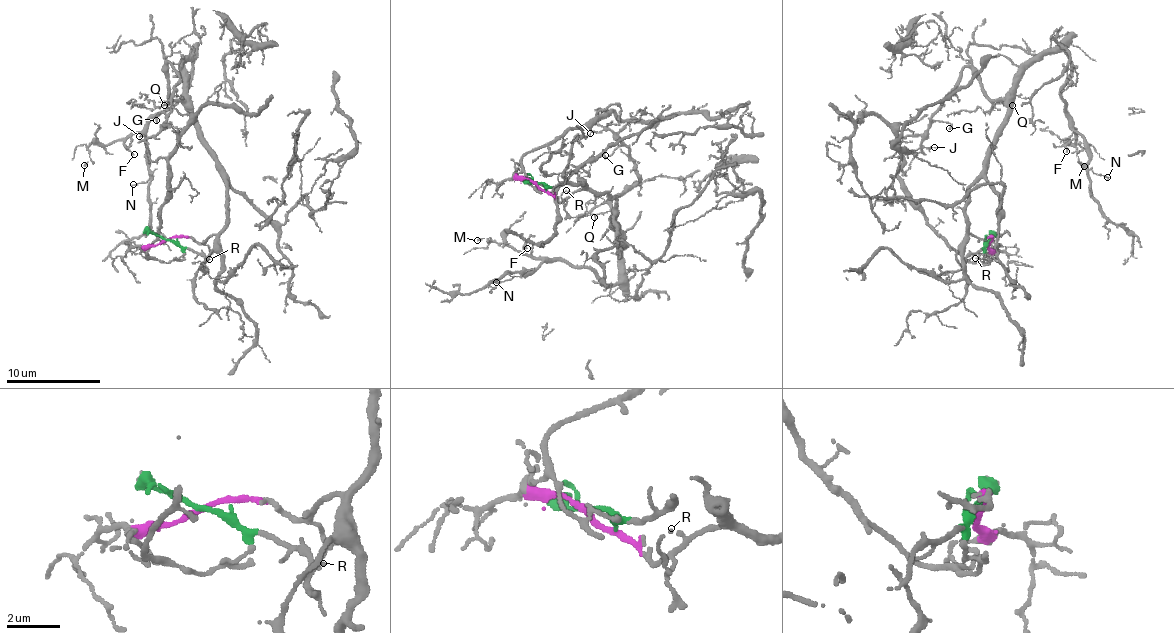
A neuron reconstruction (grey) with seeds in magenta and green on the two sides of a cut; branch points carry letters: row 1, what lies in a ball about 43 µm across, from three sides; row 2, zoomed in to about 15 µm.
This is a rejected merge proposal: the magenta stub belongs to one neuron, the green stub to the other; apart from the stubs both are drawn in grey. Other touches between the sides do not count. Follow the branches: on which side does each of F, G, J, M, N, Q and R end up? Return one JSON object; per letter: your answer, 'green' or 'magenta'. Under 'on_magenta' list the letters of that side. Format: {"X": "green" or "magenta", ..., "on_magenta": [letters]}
{"F": "magenta", "G": "magenta", "J": "magenta", "M": "magenta", "N": "magenta", "Q": "magenta", "R": "magenta", "on_magenta": ["F", "G", "J", "M", "N", "Q", "R"]}

